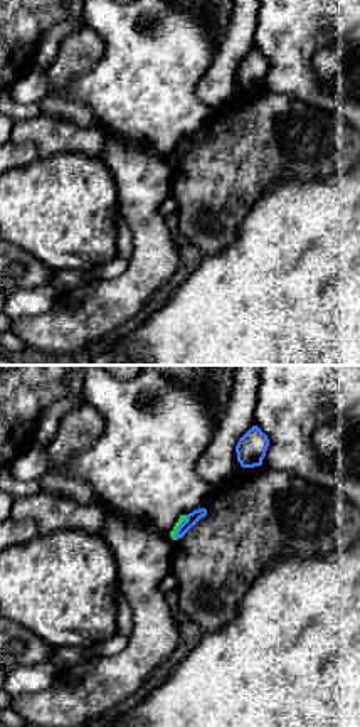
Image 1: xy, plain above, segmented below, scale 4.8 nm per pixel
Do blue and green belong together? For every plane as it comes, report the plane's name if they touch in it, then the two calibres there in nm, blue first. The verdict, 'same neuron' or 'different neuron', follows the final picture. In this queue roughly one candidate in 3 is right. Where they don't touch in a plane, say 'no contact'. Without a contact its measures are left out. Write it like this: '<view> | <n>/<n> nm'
xy | 60/30 nm

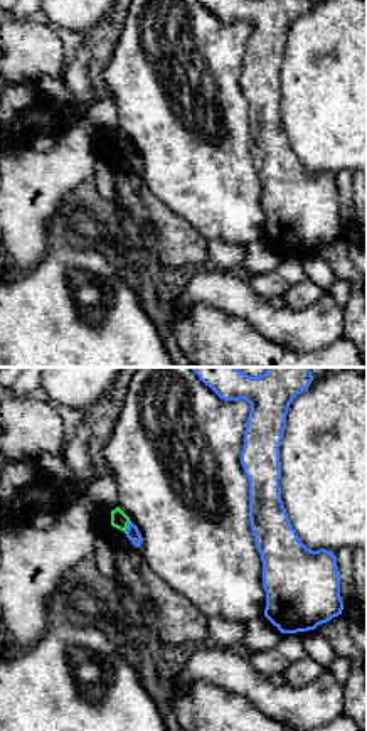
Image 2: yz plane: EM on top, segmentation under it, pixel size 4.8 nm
yz | 70/80 nm

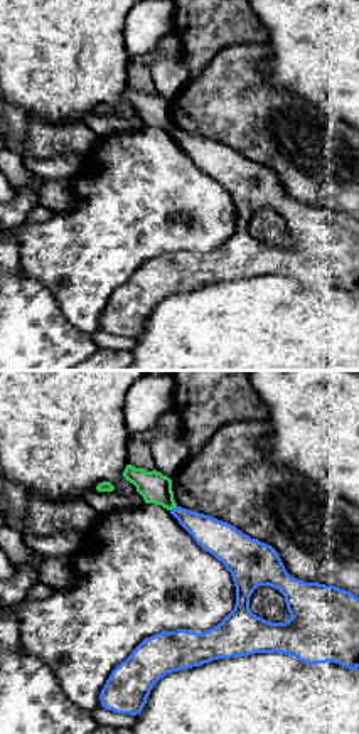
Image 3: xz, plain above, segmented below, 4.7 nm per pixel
xz | 160/150 nm

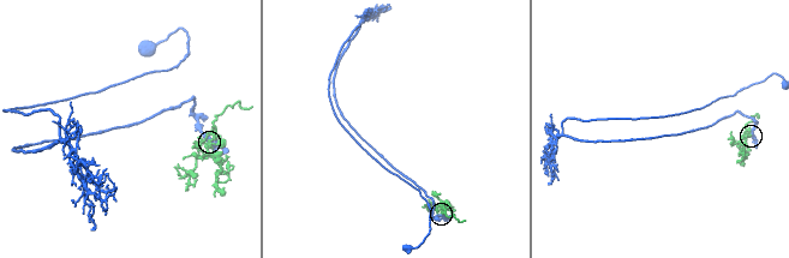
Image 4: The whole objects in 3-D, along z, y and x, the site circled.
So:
different neuron

